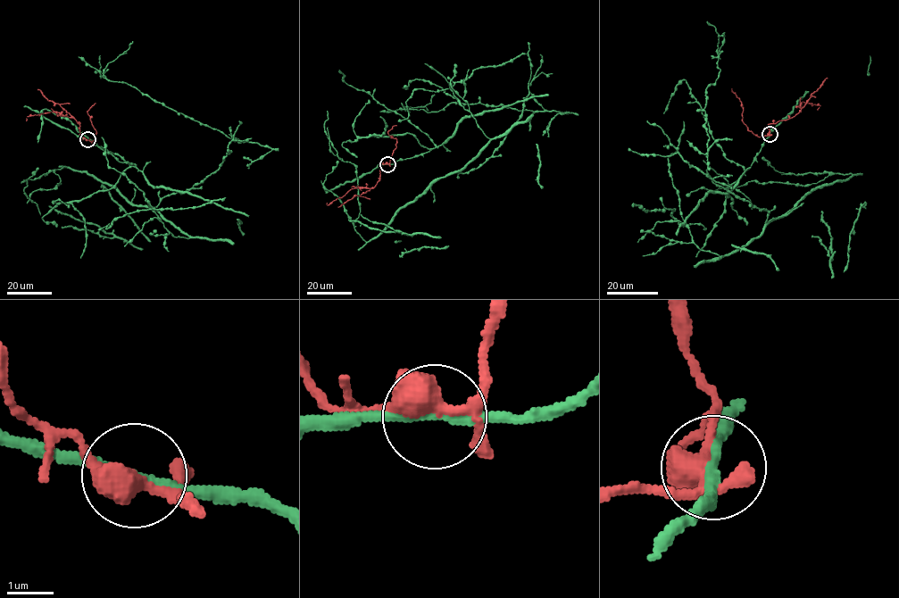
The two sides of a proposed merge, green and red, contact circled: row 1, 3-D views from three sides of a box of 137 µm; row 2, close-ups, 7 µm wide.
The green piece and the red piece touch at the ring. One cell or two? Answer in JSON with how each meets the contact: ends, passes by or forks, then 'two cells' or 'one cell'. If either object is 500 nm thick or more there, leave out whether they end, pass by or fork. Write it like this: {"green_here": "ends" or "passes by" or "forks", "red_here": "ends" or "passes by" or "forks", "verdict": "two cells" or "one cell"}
{"green_here": "passes by", "red_here": "forks", "verdict": "two cells"}

